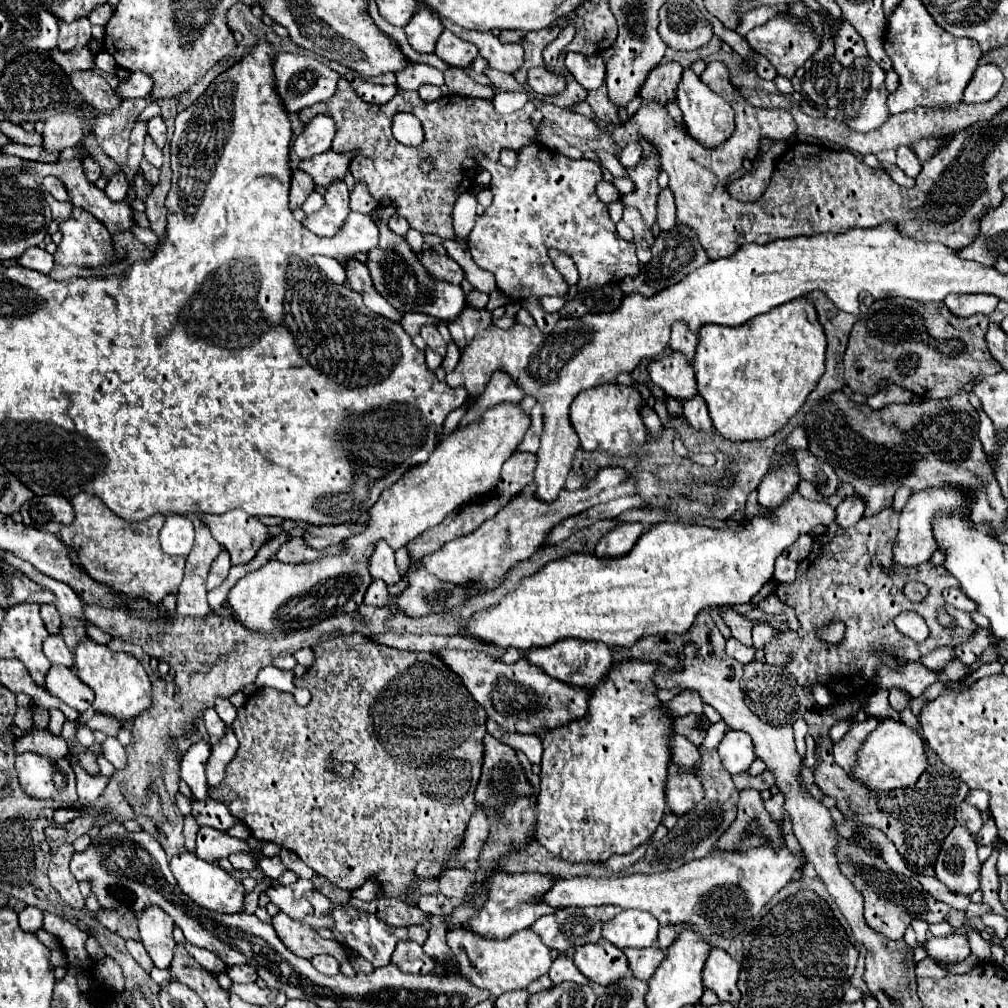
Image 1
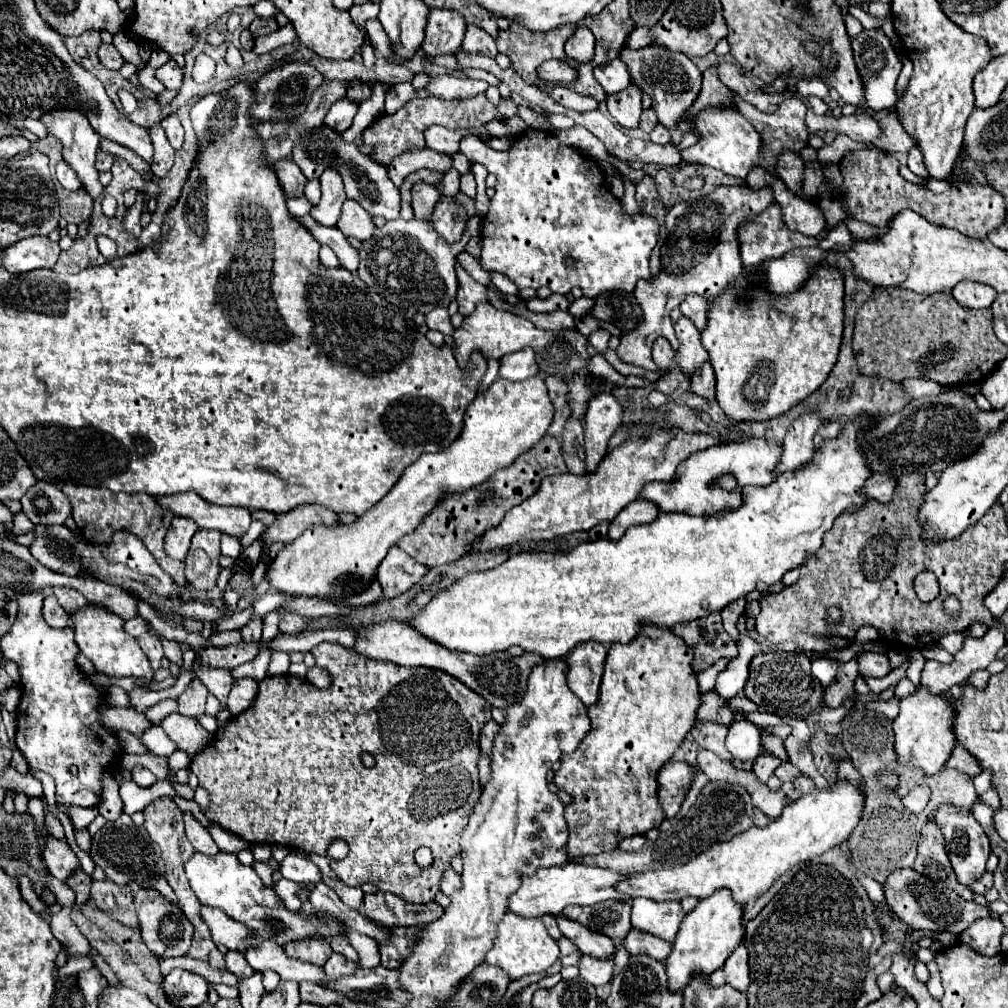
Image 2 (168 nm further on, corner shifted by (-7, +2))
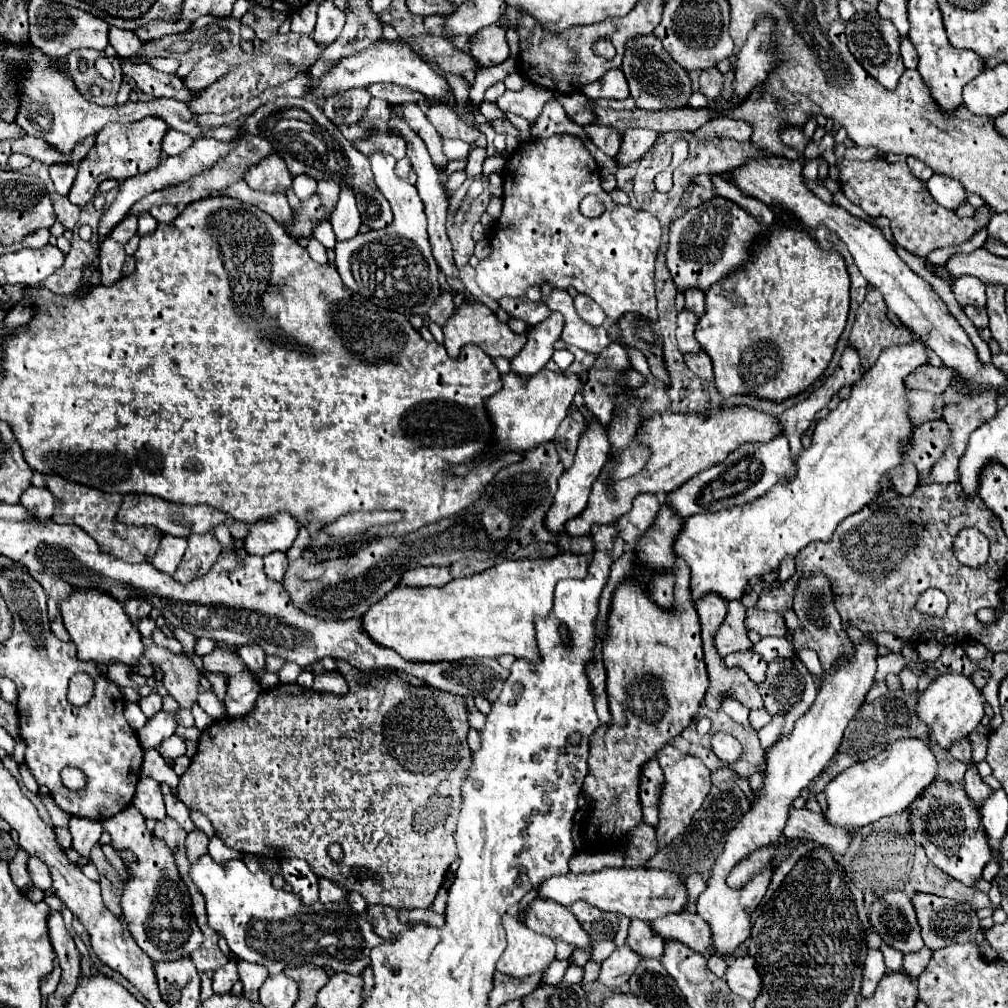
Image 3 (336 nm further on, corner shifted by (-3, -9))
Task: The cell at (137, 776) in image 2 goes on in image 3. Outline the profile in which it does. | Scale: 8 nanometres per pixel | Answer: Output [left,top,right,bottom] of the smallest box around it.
[132,777,166,819]

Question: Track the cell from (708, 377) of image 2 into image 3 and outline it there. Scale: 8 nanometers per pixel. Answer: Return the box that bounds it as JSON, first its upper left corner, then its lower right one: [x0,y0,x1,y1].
[686,351,712,381]

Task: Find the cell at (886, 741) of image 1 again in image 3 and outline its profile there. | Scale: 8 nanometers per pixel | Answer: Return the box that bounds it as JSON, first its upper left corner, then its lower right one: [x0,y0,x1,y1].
[916,673,984,749]

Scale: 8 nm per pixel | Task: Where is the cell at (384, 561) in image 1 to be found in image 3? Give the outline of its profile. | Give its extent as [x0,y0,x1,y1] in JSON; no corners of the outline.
[398,567,450,587]

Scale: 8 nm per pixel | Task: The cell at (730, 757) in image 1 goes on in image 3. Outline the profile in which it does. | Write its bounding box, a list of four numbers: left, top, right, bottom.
[712,733,742,763]

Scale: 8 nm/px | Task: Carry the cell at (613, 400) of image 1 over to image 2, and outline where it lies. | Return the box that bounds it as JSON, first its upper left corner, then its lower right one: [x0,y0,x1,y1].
[584,394,622,474]

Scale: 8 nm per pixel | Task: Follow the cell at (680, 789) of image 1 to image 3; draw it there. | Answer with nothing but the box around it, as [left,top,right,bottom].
[640,759,664,827]

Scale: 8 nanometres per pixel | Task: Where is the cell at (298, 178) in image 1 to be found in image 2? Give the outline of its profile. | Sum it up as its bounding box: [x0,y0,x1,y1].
[272,158,306,198]

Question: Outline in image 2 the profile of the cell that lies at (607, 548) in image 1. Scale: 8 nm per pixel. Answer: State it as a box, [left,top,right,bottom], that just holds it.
[608,498,660,540]

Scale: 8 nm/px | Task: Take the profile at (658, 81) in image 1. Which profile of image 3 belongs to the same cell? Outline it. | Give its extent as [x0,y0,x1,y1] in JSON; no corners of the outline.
[622,35,692,109]

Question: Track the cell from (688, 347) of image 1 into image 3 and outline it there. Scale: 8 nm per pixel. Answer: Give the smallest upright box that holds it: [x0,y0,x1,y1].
[686,291,704,319]

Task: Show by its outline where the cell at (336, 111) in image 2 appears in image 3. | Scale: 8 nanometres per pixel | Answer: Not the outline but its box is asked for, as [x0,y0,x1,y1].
[322,89,370,127]

